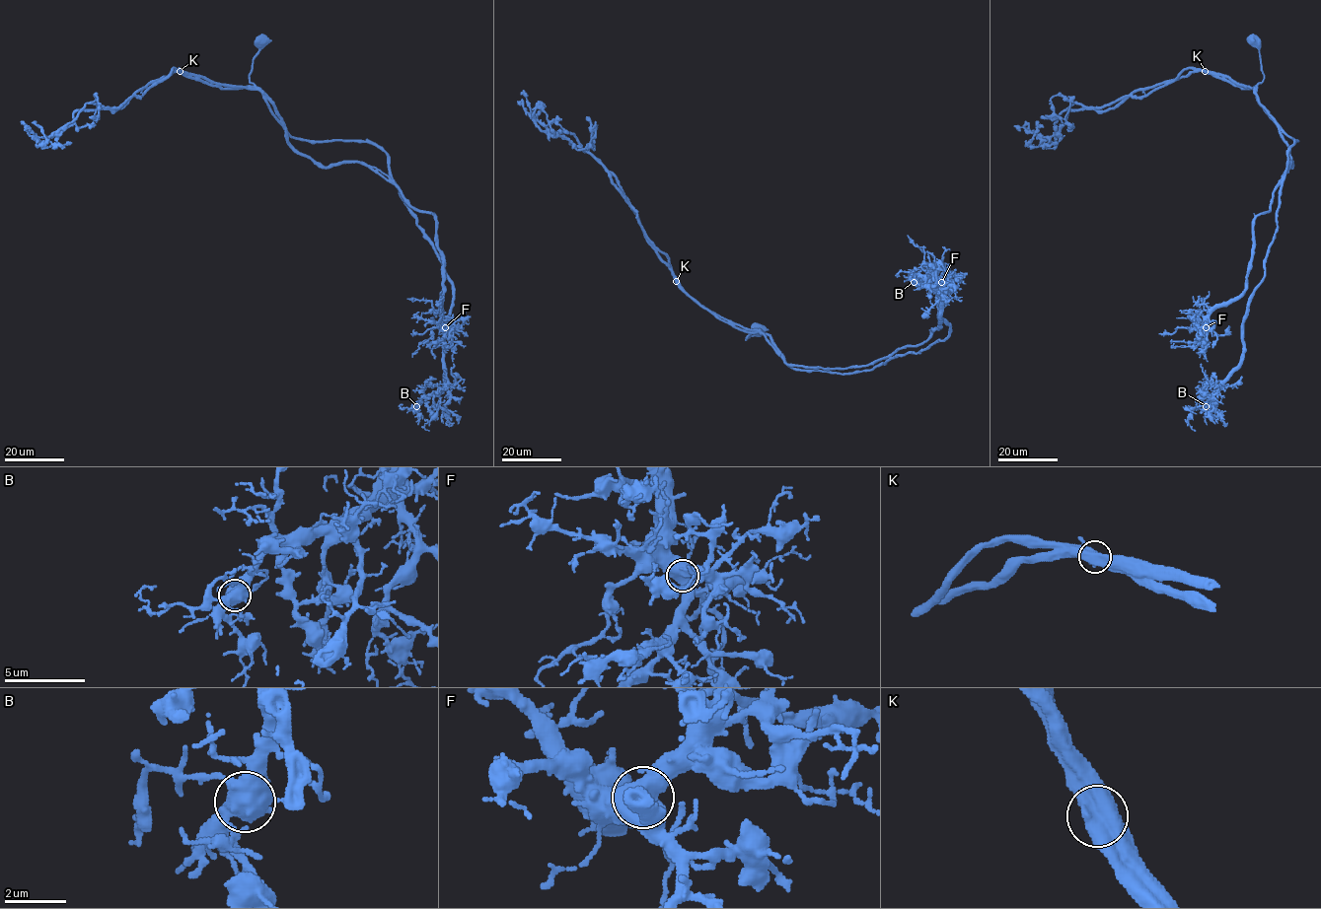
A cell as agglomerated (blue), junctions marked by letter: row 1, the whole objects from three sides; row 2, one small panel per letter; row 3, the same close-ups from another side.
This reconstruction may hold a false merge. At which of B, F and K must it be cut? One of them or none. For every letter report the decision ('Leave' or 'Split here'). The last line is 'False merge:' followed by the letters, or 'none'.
B: Leave
F: Leave
K: Split here
False merge: K

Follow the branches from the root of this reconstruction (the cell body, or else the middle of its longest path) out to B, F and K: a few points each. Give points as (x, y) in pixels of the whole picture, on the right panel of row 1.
B: (1253, 40), (1264, 75), (1257, 99), (1278, 124), (1292, 167), (1281, 180), (1241, 361), (1206, 406)
F: (1253, 40), (1264, 75), (1257, 99), (1278, 124), (1292, 167), (1253, 221), (1247, 288), (1217, 304), (1206, 327)
K: (1253, 40), (1259, 50), (1264, 75), (1264, 79), (1254, 87), (1234, 85), (1206, 71)

